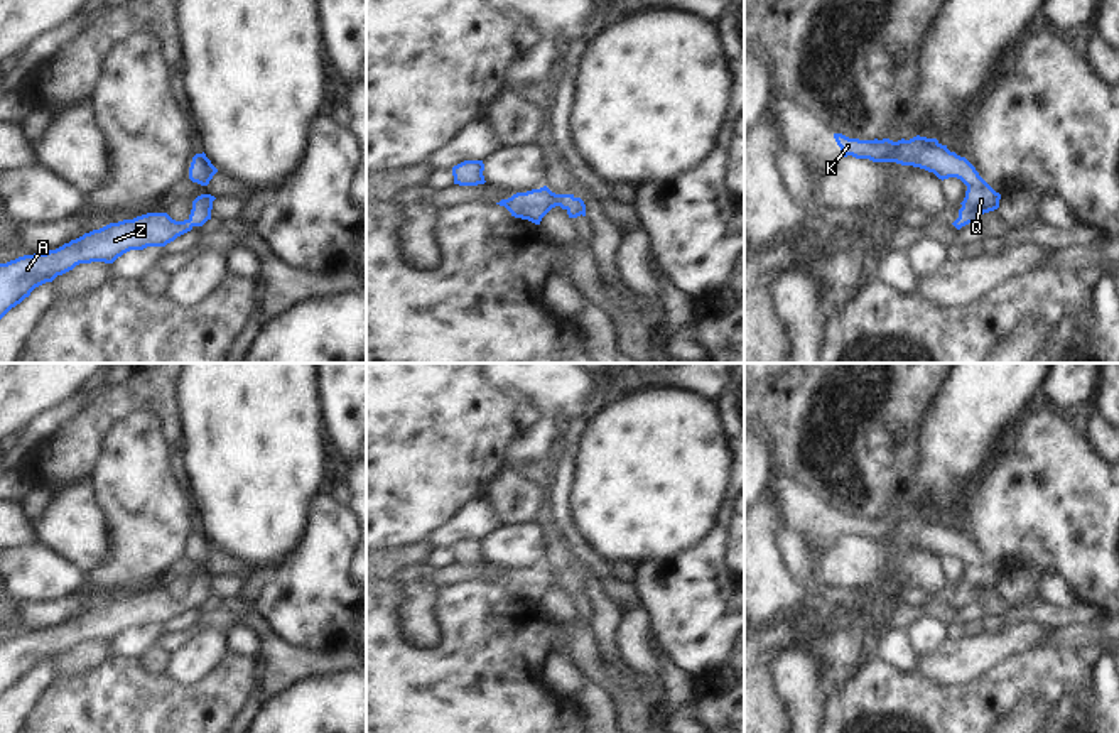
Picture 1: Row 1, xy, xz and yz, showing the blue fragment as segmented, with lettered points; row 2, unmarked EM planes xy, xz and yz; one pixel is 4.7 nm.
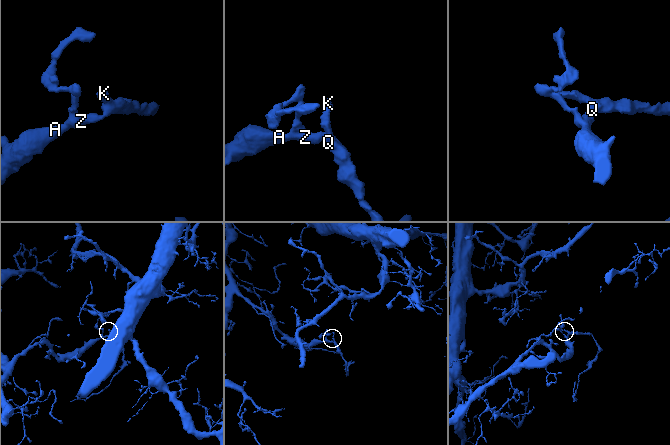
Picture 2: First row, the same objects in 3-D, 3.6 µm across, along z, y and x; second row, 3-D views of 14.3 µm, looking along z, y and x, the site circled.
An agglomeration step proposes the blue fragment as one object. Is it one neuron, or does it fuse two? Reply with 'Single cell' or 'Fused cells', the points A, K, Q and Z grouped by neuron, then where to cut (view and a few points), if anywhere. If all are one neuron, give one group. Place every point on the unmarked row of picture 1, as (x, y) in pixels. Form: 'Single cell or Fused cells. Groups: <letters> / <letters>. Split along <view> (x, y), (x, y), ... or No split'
Single cell. Groups: A K Q Z. No split.

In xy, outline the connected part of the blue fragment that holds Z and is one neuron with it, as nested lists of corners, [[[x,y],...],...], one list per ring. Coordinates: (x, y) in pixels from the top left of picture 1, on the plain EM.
[[[211,573],[197,574],[184,600],[176,600],[167,591],[147,591],[84,611],[56,628],[0,642],[0,698],[29,676],[35,665],[52,660],[79,642],[113,642],[130,628],[165,625],[194,605],[203,605],[211,598],[214,578]]]

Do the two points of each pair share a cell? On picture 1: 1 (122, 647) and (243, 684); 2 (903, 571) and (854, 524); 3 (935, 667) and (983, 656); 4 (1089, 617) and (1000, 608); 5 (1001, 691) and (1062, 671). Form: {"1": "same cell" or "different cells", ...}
{"1": "different cells", "2": "different cells", "3": "same cell", "4": "different cells", "5": "same cell"}

